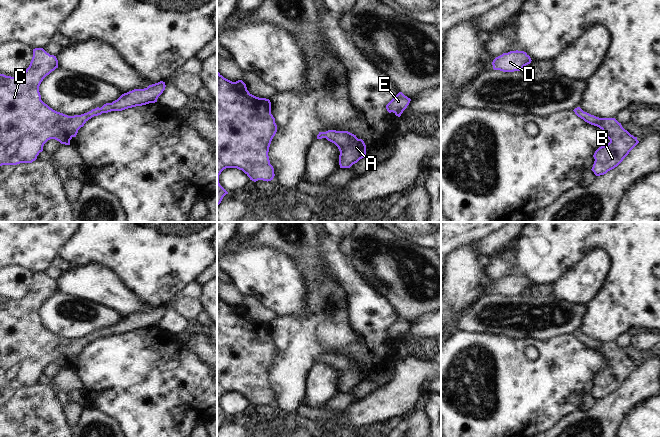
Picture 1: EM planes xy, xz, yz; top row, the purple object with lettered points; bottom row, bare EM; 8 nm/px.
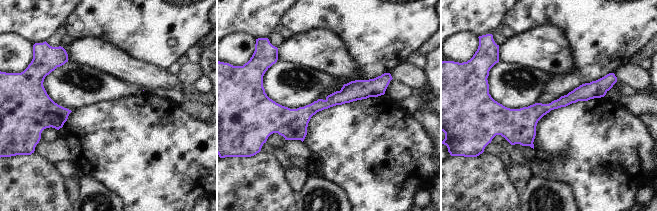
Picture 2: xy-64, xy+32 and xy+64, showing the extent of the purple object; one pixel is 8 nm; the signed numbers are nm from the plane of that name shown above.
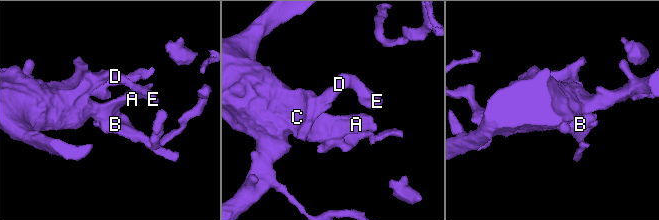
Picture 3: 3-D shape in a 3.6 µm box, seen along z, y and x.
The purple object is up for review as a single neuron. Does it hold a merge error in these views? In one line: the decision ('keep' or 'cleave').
keep

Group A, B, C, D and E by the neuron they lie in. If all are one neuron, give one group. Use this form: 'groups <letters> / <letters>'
groups A B C D E

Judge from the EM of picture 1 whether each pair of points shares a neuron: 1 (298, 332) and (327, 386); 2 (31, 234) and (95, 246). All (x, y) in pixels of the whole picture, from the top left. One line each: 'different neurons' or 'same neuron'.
1: different neurons
2: different neurons

